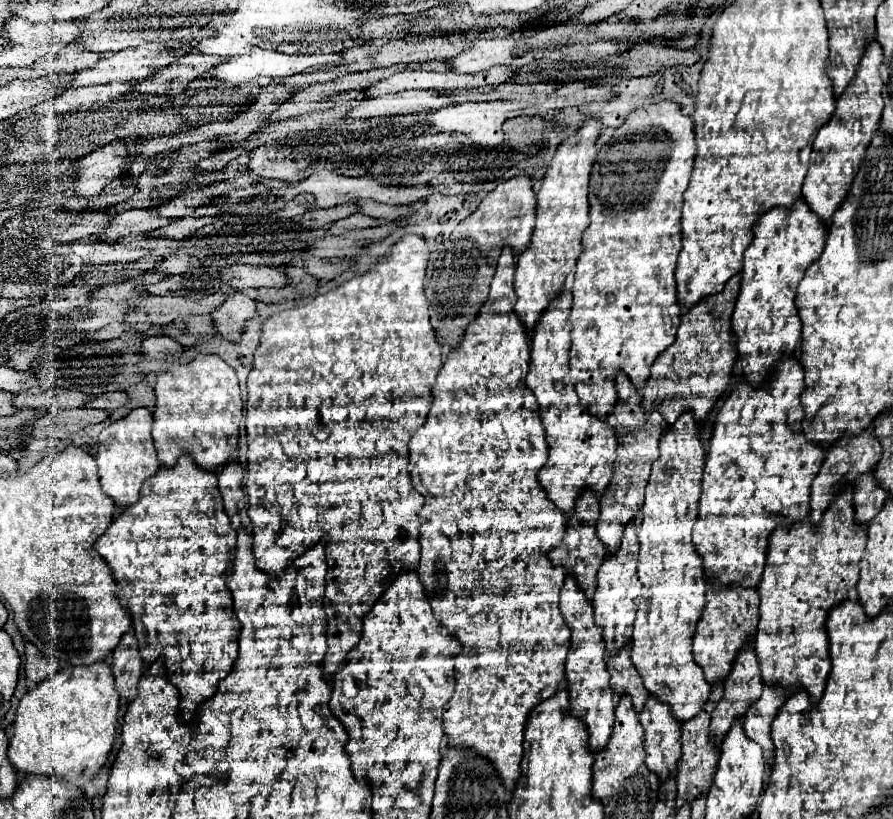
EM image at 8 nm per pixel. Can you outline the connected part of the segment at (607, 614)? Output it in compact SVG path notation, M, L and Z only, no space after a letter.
M630 521L624 529L622 545L614 553L608 553L604 563L600 565L598 585L596 585L596 593L592 599L596 623L600 623L604 629L606 655L612 655L612 651L618 651L620 647L624 647L624 643L628 643L632 637L632 625L636 617L634 599L640 595L640 581L636 575L636 565L638 565L638 539L636 539L636 525L634 521Z

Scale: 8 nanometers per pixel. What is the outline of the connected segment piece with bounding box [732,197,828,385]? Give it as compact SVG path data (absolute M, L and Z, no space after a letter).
M800 197L790 207L766 211L752 231L754 241L744 253L742 283L732 315L732 329L736 333L744 375L752 385L760 385L770 375L772 365L776 365L782 355L790 355L798 345L800 317L794 303L796 287L808 263L820 257L828 229L808 207L804 197Z

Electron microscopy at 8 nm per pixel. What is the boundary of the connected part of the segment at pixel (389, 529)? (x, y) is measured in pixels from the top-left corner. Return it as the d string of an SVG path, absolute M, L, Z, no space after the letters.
M406 233L402 241L396 241L390 247L390 253L372 265L372 269L364 275L354 275L350 281L340 283L332 291L314 297L312 301L286 309L280 313L270 315L262 321L262 335L260 345L254 353L254 365L246 381L248 389L248 403L246 403L246 441L248 441L248 465L246 465L246 479L244 491L248 497L248 515L252 521L252 535L254 535L254 555L256 567L270 575L276 575L292 563L292 559L300 557L314 543L322 539L322 531L326 535L326 560L328 561L328 575L326 575L326 597L324 609L328 615L328 653L324 657L324 675L330 679L340 663L344 663L348 651L360 639L360 623L362 617L368 613L368 607L376 603L376 599L384 593L384 587L392 581L392 575L402 569L417 569L420 561L420 543L418 543L418 511L424 505L424 497L412 487L410 473L408 473L410 437L414 431L424 423L424 417L430 411L430 389L436 371L442 367L442 347L436 339L436 331L430 323L428 315L428 299L424 293L426 281L426 267L430 261L432 251L428 249L428 241L420 235Z

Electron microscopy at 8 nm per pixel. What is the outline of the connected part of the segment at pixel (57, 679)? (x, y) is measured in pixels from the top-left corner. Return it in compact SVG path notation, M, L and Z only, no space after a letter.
M106 661L80 665L66 675L54 673L48 679L40 681L36 687L24 693L16 709L16 719L12 725L12 737L8 747L8 757L14 769L18 769L18 773L64 777L72 785L82 787L84 781L92 779L108 759L118 727L118 707L120 707L118 703L120 703L120 695L116 693L114 675Z

